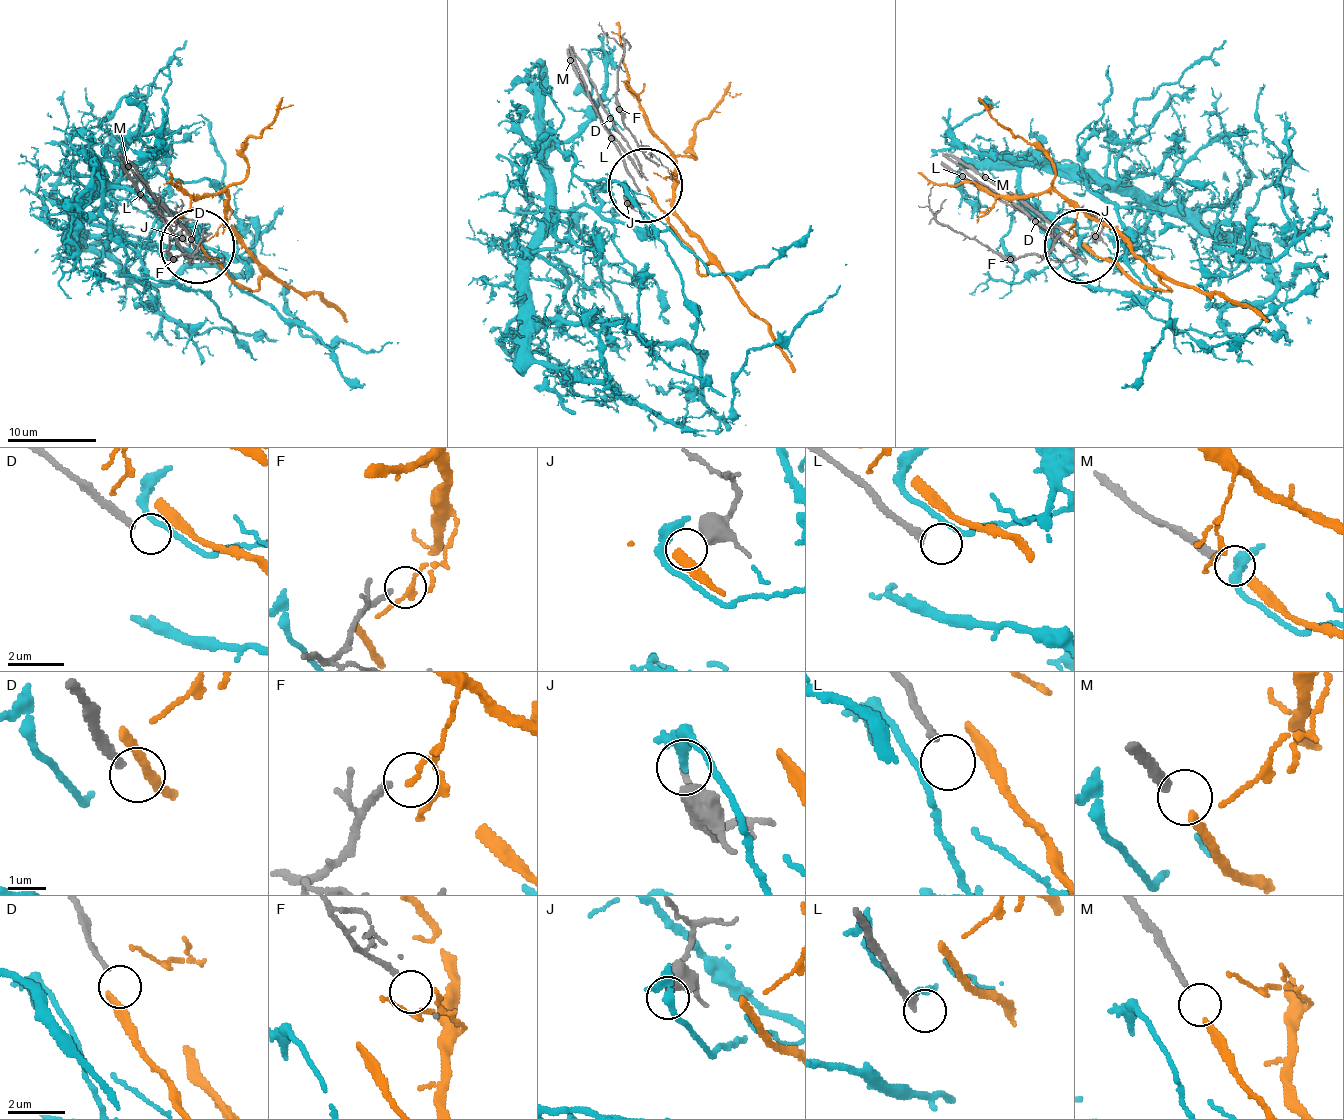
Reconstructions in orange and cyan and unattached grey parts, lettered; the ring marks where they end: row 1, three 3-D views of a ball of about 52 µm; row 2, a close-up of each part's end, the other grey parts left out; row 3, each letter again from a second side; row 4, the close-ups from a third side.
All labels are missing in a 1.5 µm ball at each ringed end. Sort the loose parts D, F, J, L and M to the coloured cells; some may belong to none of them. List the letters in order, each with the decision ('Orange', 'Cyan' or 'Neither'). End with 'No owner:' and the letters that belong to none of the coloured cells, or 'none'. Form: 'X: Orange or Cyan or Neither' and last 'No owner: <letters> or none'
D: Neither
F: Neither
J: Cyan
L: Neither
M: Orange
No owner: D, F, L

